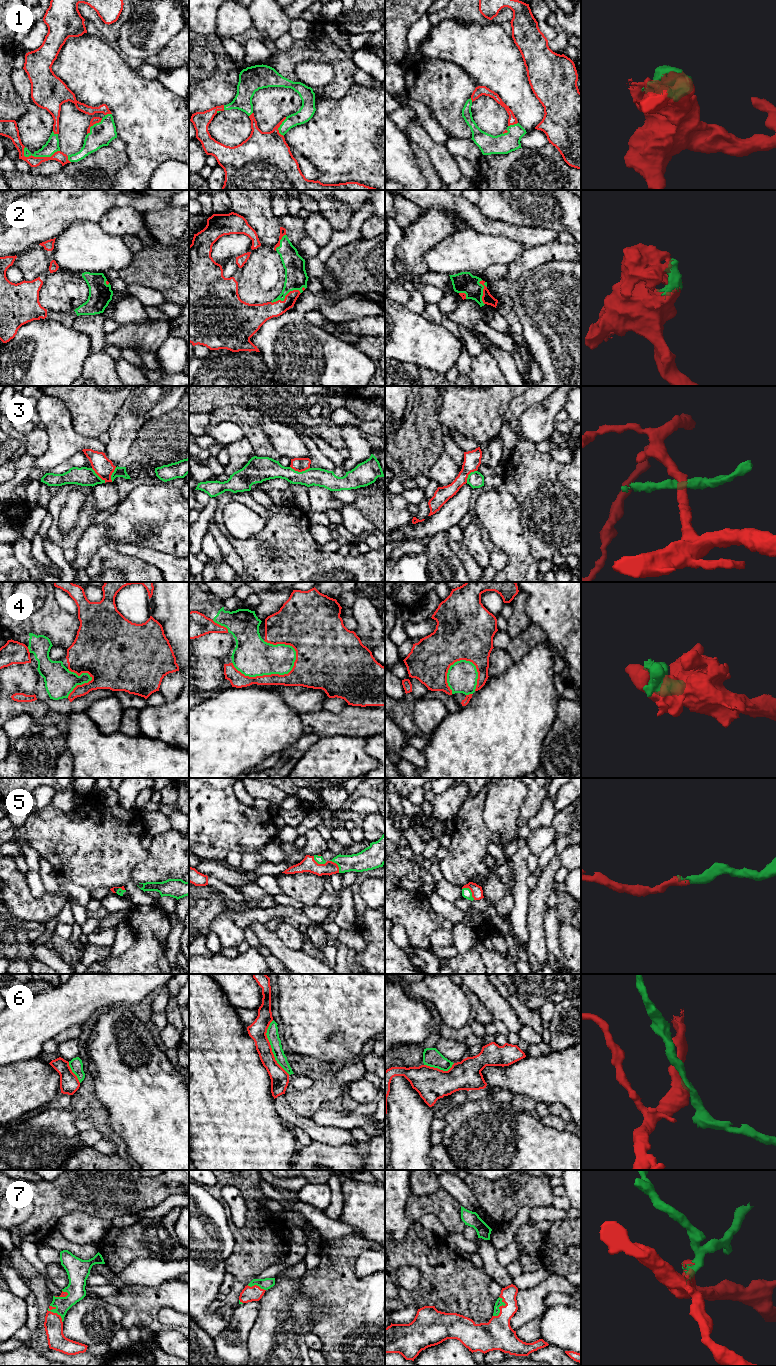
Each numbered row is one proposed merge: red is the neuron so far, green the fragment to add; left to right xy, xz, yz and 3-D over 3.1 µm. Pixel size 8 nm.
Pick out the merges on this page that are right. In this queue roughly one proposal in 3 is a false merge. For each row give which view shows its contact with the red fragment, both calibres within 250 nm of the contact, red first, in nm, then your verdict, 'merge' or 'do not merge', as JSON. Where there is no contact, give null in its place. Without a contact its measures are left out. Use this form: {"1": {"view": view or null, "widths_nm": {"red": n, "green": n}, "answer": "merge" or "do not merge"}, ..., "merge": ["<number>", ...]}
{"1": {"view": "xy", "widths_nm": {"red": 90, "green": 110}, "answer": "merge"}, "2": {"view": "xz", "widths_nm": {"red": 160, "green": 180}, "answer": "merge"}, "3": {"view": "xz", "widths_nm": {"red": 110, "green": 160}, "answer": "do not merge"}, "4": {"view": "xz", "widths_nm": {"red": 190, "green": 320}, "answer": "do not merge"}, "5": {"view": "yz", "widths_nm": {"red": 100, "green": 80}, "answer": "merge"}, "6": {"view": "xz", "widths_nm": {"red": 150, "green": 100}, "answer": "do not merge"}, "7": {"view": "xy", "widths_nm": {"red": 150, "green": 150}, "answer": "merge"}, "merge": ["1", "2", "5", "7"]}

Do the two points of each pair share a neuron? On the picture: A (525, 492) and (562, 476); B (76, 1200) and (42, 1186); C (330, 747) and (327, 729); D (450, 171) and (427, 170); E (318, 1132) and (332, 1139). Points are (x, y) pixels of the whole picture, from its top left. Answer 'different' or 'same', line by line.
A: same
B: same
C: different
D: different
E: same

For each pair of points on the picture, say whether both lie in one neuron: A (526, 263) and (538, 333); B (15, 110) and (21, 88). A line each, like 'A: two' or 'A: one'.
A: two
B: two

